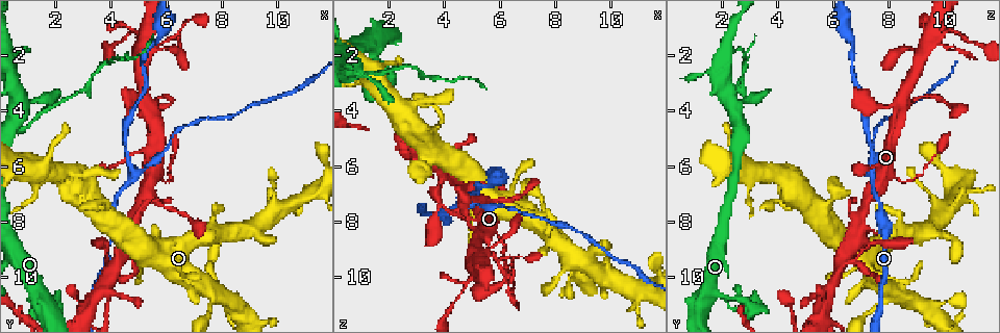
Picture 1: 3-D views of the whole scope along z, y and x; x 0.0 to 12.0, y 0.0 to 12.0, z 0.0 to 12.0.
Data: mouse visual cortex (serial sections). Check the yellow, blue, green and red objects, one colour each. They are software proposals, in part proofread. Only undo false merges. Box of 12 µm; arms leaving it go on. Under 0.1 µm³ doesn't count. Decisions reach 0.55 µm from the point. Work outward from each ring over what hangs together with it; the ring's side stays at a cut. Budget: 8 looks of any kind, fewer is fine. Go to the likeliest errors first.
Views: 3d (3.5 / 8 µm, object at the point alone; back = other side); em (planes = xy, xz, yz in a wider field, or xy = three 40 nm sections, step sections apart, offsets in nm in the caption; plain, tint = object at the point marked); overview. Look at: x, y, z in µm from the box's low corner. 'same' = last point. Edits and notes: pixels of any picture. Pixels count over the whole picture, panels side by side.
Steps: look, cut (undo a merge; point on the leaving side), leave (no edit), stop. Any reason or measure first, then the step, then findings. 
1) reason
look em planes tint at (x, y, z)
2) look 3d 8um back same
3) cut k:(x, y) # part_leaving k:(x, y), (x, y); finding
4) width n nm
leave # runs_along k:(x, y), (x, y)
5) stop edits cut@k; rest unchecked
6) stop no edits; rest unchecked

three-way junction
look 3d 3.5um back at (4.9, 6.4, 7.4)

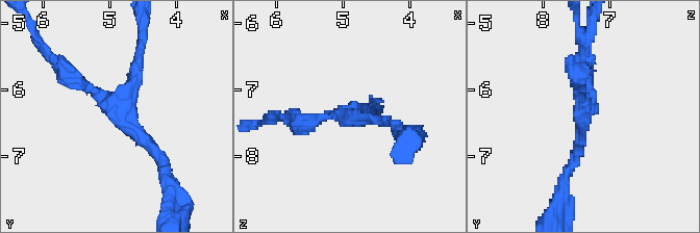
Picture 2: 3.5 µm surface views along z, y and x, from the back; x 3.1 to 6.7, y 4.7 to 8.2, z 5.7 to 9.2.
now the EM
look em planes tint at (4.90, 6.30, 7.40)

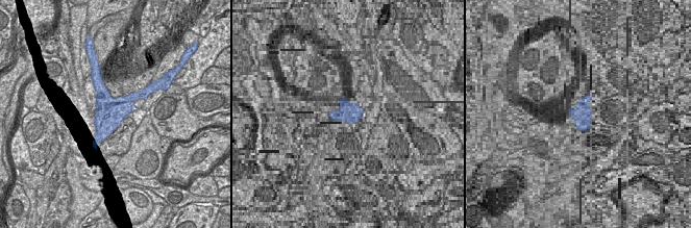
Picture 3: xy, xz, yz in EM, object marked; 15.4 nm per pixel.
width 460 nm
leave # runs_along 2:(163, 161), (115, 110), (141, 46); one cell here

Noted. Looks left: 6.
a narrow waist
look 3d 3.5um at (6.1, 4.9, 7.5)

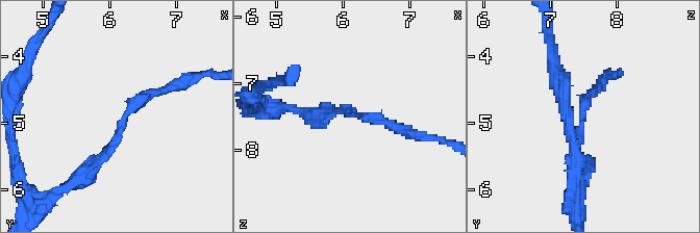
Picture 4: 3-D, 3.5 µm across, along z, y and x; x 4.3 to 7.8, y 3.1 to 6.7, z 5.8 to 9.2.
arm_widths 150, 150 nm; shape alone is not enough
look em xy step 5 tint at (6.25, 4.95, 7.50)

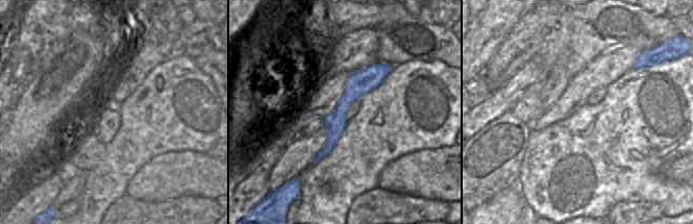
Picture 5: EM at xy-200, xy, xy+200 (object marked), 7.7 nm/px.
leave # runs_along 4:(85, 172), (136, 101), (178, 85); one cell here

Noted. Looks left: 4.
calibre changes
look 3d 3.5um at (5.4, 3.7, 8.5)

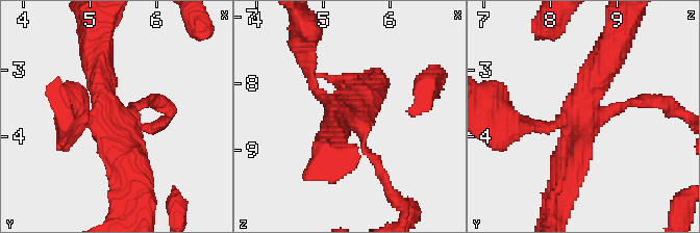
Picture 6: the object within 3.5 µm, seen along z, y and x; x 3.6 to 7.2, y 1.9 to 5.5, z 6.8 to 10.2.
arms 4; arm_widths 100, 150, 400, 450 nm
look em xy step 2 tint at (5.35, 3.80, 8.50)

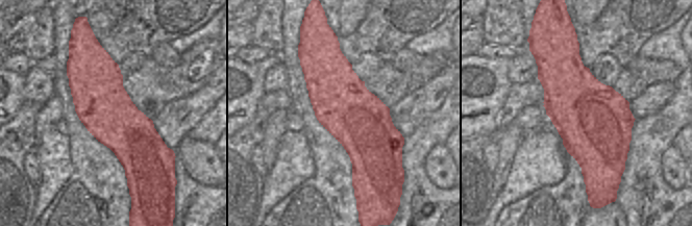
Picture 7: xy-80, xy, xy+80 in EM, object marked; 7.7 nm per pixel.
width 460 nm
leave # runs_along 6:(561, 178), (607, 59); all the same cell

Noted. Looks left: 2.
stop no edits; rest unchecked

